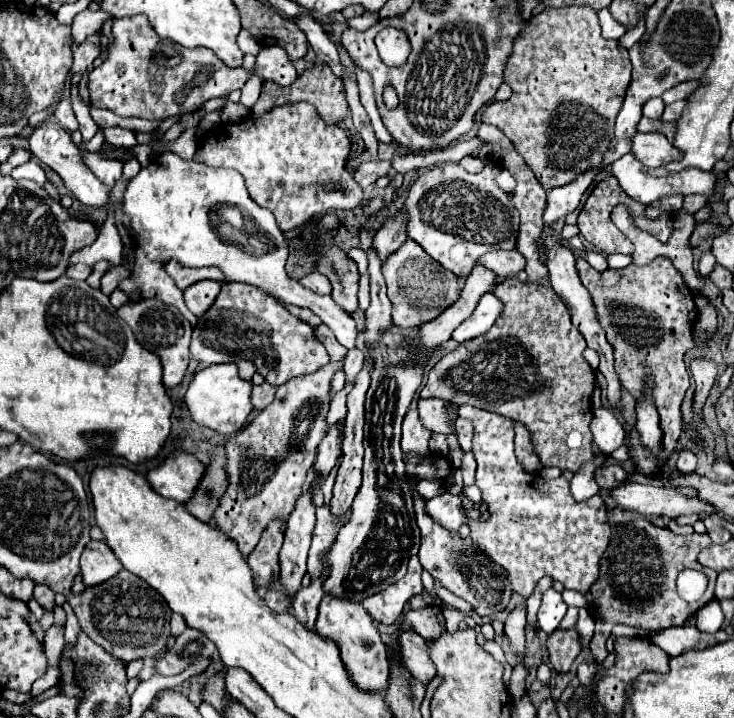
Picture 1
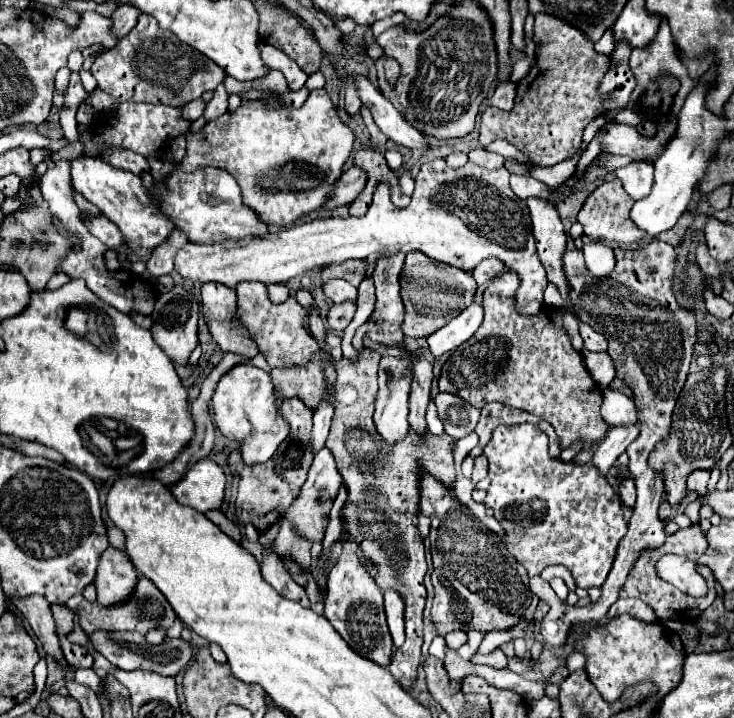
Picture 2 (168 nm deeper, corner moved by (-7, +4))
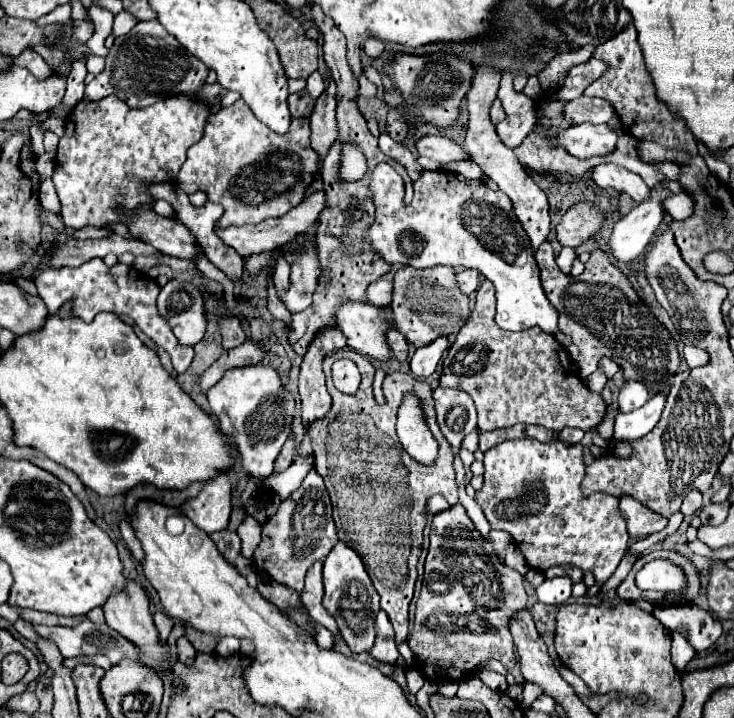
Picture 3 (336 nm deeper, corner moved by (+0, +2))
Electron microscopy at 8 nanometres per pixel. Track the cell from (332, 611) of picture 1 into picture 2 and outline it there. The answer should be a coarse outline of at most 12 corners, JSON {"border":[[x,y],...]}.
{"border":[[352,547],[328,573],[324,617],[388,667],[382,589]]}

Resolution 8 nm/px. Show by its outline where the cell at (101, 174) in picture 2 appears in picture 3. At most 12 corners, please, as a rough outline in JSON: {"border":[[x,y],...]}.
{"border":[[151,209],[127,219],[133,237],[197,263],[203,253],[181,221]]}

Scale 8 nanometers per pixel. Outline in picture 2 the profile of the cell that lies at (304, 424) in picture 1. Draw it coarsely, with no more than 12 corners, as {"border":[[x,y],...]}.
{"border":[[298,397],[280,403],[290,435],[264,465],[228,469],[240,477],[242,527],[268,531],[292,507],[314,459],[314,411]]}

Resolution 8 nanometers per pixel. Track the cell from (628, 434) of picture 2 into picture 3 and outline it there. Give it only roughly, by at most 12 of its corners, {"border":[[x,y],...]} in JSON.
{"border":[[667,393],[643,407],[619,413],[613,441],[641,439],[659,421]]}

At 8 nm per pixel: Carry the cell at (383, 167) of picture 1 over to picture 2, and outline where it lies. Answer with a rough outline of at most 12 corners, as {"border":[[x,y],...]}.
{"border":[[356,165],[338,179],[328,209],[350,203],[366,185]]}

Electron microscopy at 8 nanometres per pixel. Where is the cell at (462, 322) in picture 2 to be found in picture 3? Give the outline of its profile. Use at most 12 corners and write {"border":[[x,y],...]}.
{"border":[[447,337],[417,349],[411,357],[411,373],[427,377],[437,369]]}

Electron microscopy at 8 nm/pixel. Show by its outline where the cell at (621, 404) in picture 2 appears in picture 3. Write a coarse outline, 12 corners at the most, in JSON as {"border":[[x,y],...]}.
{"border":[[627,381],[617,399],[623,413],[649,401],[649,389],[641,381]]}

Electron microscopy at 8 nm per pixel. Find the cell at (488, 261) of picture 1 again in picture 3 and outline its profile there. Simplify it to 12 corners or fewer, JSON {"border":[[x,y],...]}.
{"border":[[459,271],[457,285],[465,295],[479,287],[479,271]]}

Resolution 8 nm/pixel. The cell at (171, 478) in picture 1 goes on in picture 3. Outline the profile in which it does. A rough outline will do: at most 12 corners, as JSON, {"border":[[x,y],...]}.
{"border":[[215,475],[185,515],[207,535],[231,517],[231,481]]}

